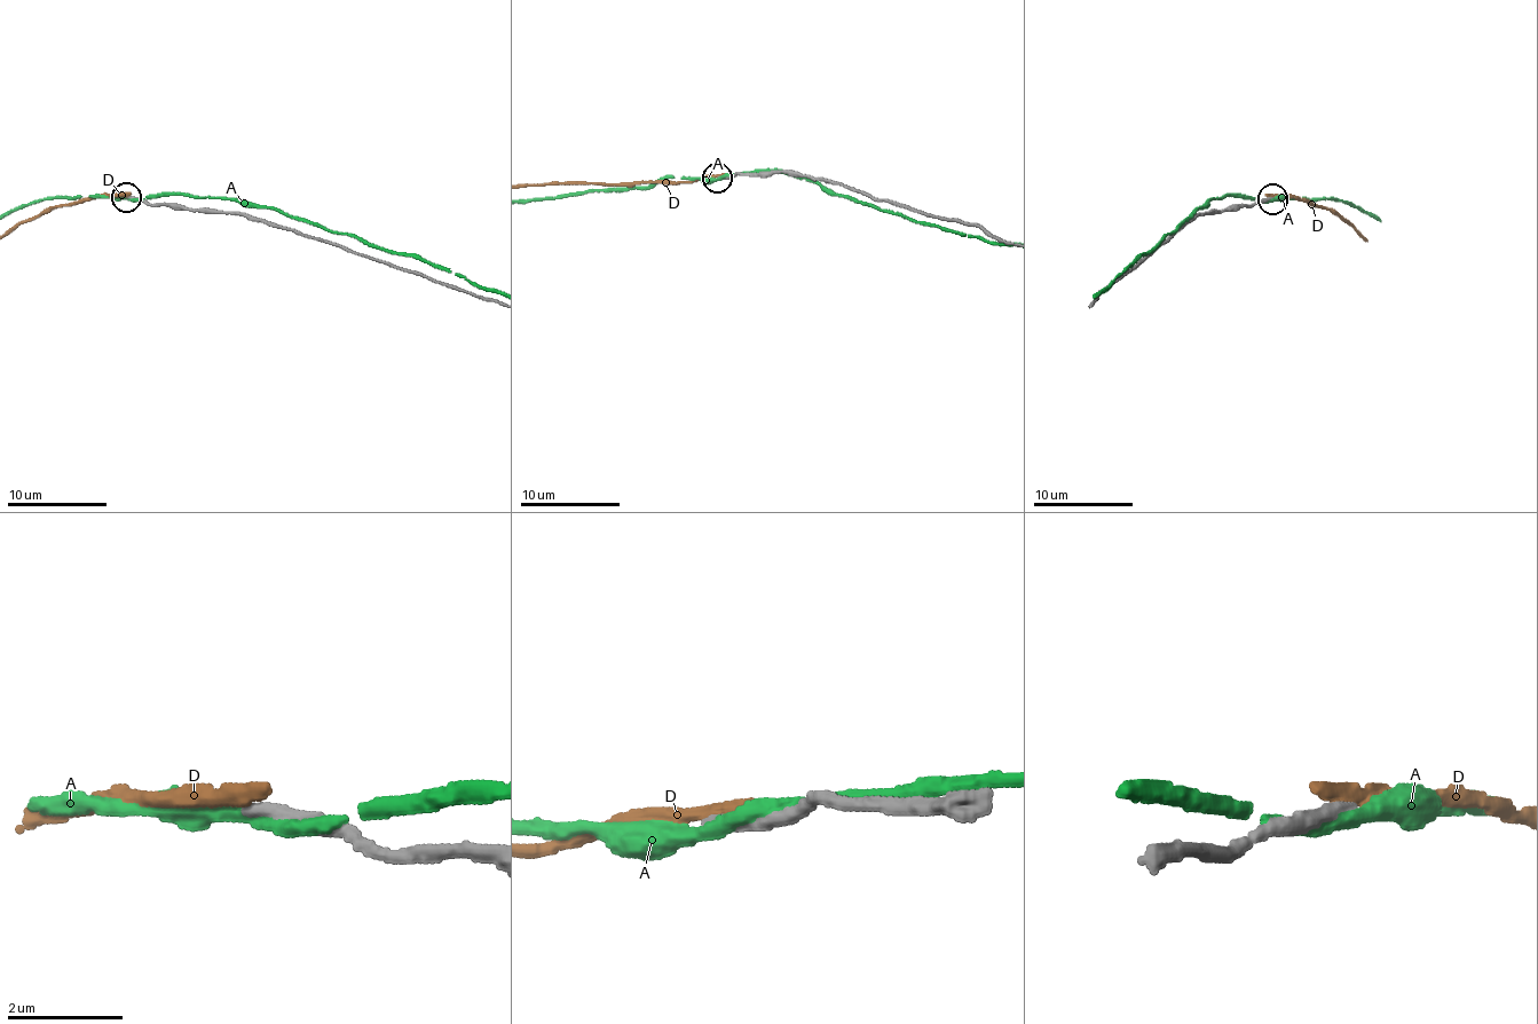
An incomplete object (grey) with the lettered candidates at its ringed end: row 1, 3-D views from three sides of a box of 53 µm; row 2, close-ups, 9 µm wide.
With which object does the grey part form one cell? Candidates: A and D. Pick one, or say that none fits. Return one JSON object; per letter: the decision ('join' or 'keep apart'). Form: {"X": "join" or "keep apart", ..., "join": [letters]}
{"A": "keep apart", "D": "keep apart", "join": []}

